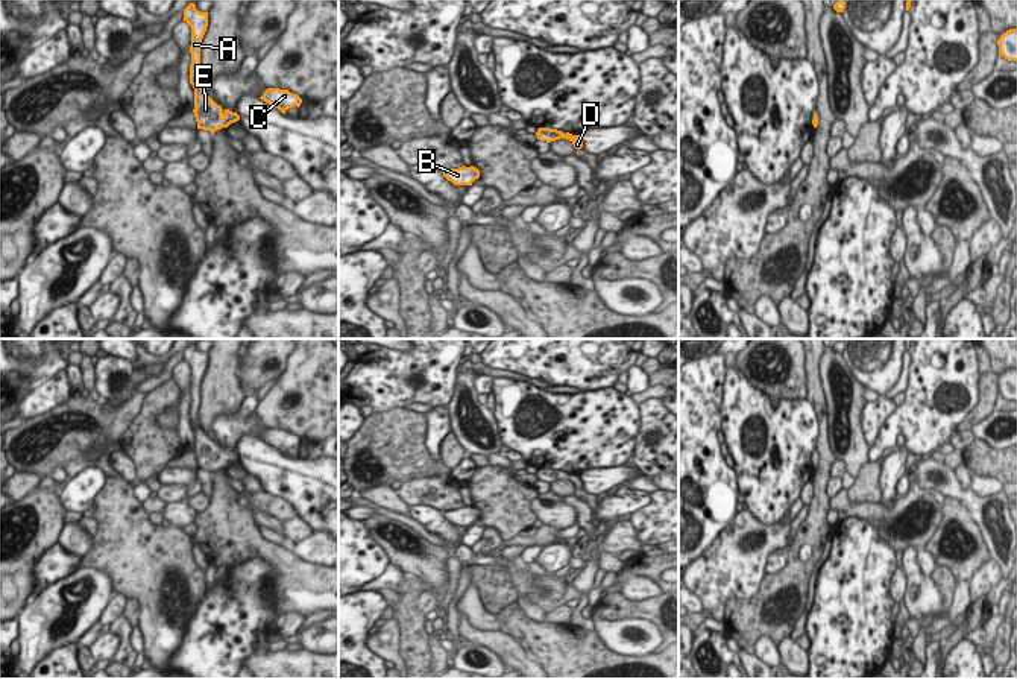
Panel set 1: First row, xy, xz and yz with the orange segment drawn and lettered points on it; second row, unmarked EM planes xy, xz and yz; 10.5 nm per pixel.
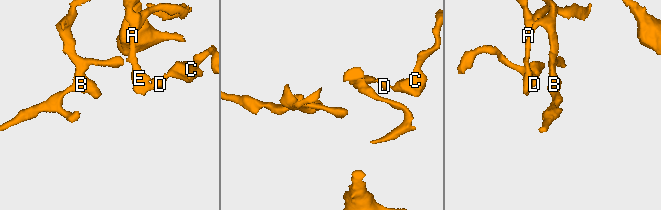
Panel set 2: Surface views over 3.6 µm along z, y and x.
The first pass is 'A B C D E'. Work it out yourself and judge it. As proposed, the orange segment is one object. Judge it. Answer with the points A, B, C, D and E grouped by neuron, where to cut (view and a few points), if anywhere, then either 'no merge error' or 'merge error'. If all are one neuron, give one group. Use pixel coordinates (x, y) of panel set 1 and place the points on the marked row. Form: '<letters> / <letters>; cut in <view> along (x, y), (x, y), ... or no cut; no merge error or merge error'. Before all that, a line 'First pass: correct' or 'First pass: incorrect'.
First pass: correct
A B C D E; no cut; no merge error

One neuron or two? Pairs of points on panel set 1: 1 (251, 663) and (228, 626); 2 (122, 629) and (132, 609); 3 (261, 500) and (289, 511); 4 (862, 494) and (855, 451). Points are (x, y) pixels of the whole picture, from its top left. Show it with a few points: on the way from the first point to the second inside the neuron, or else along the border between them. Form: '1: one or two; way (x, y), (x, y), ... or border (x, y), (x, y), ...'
1: two; border (254, 652), (242, 663)
2: two; border (122, 614), (132, 626)
3: one; way (267, 503), (283, 511)
4: two; border (867, 461), (855, 477)

